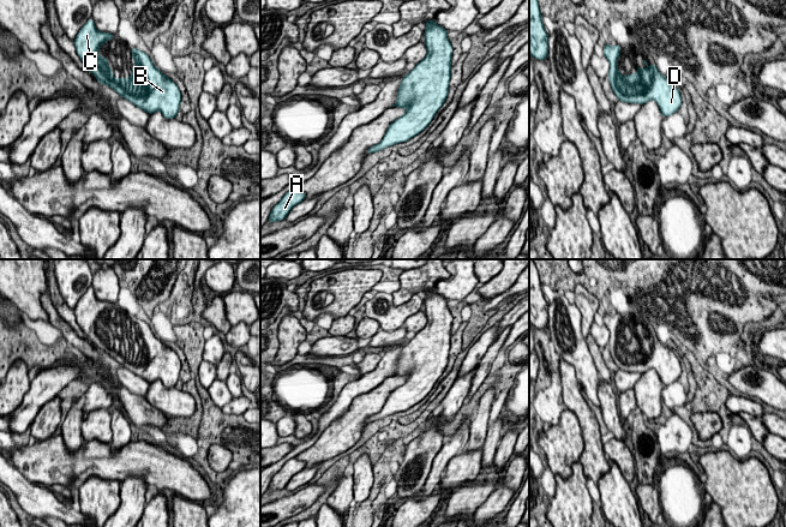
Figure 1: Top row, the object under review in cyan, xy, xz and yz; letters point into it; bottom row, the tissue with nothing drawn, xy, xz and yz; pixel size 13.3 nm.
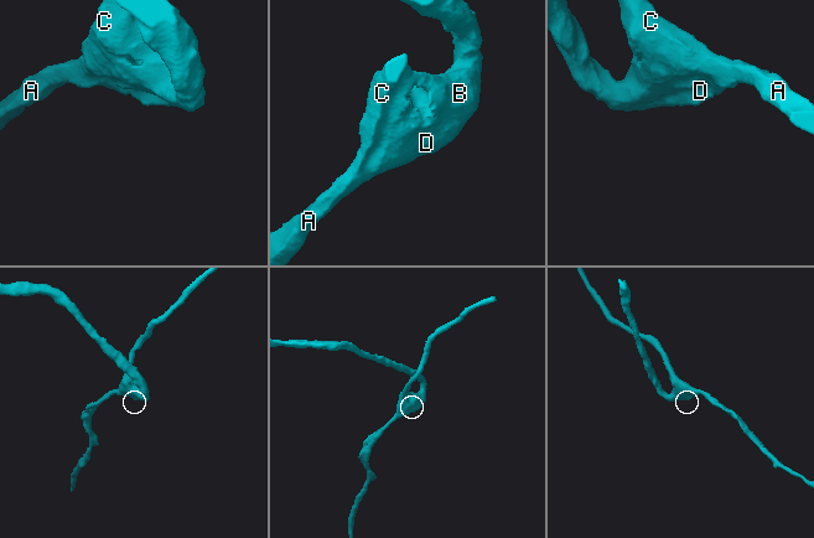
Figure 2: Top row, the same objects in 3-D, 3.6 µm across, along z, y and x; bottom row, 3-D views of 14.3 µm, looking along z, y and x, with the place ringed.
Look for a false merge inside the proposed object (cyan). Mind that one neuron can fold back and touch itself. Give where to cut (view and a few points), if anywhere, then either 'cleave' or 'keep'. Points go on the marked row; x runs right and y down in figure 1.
no cut; keep

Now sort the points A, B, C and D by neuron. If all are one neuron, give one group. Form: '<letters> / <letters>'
A B C D

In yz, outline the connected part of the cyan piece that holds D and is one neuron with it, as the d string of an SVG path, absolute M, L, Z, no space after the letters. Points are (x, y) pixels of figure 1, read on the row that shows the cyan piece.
M605 44L604 55L610 62L610 84L619 101L642 106L654 100L664 116L678 112L682 106L680 92L672 80L659 72L655 64L648 66L647 60L644 60L646 71L642 70L642 66L637 66L636 76L634 73L622 76L618 71L620 46Z

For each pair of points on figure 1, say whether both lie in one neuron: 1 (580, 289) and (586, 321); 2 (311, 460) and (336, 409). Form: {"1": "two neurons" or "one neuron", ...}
{"1": "one neuron", "2": "two neurons"}

